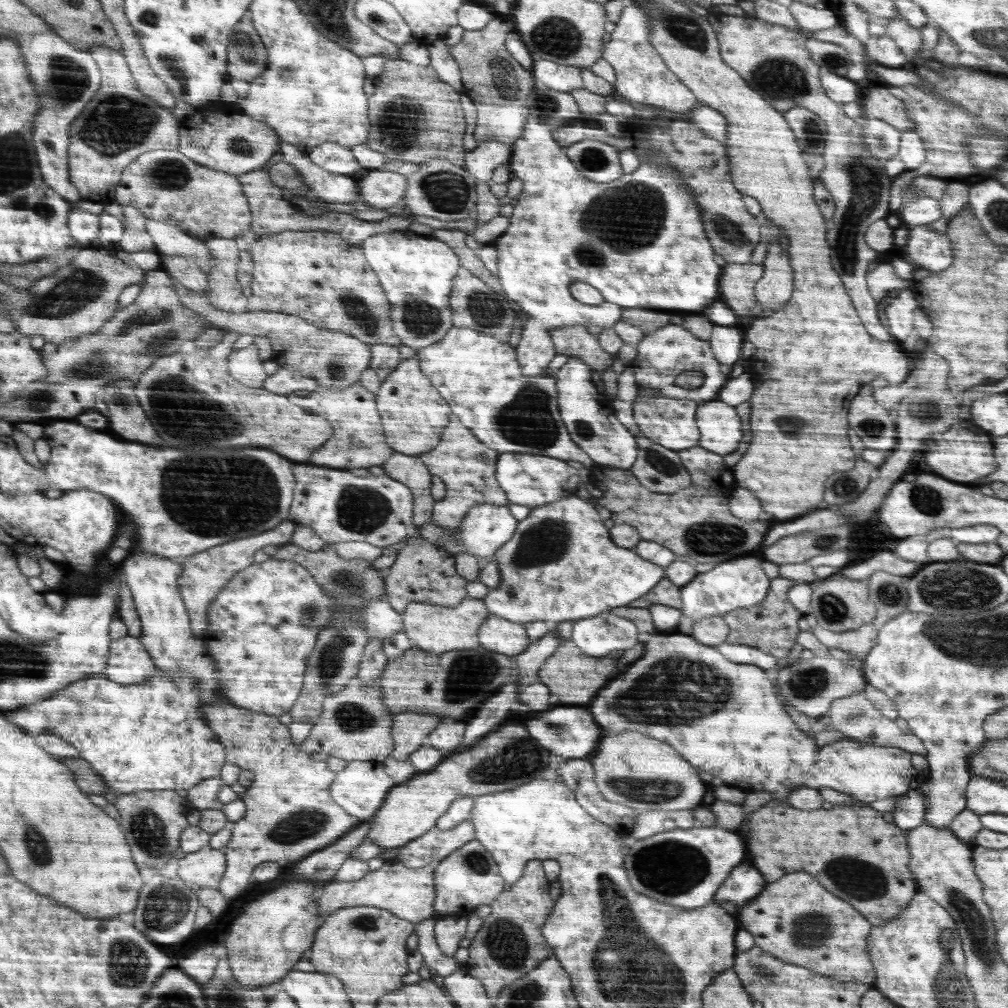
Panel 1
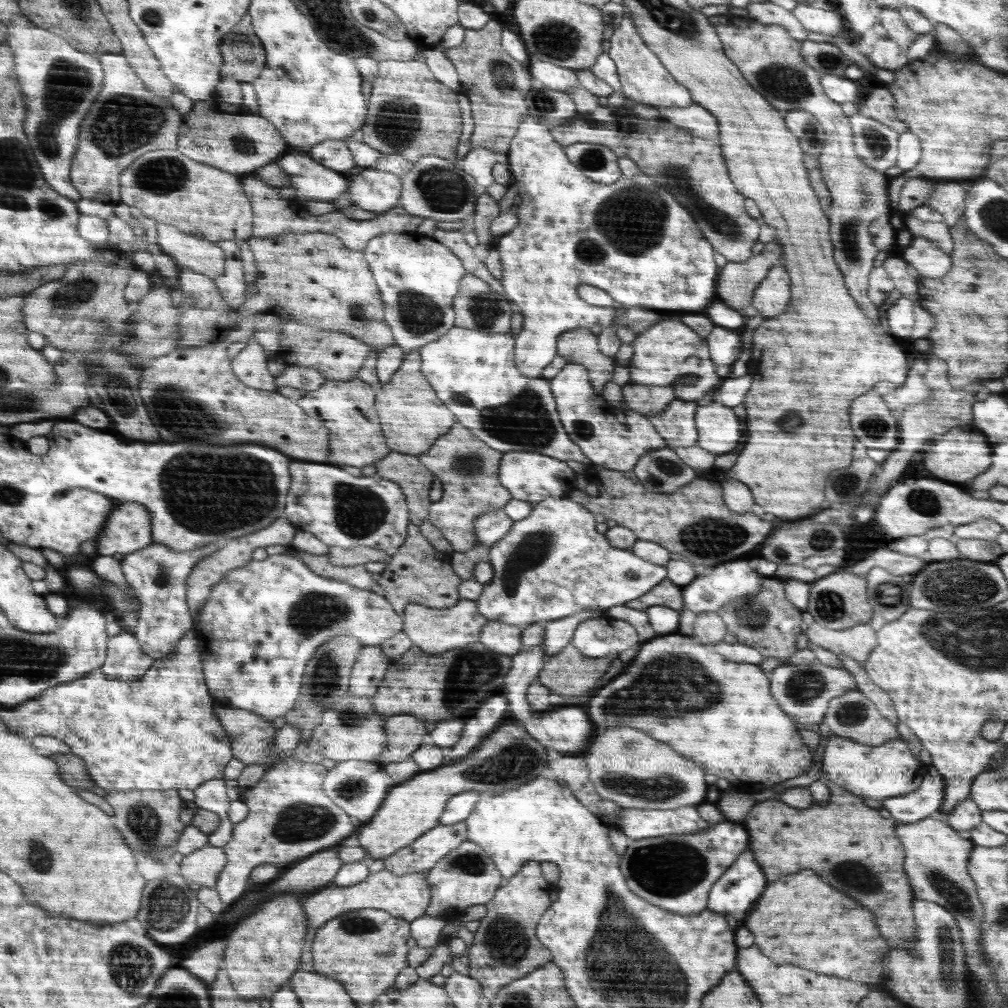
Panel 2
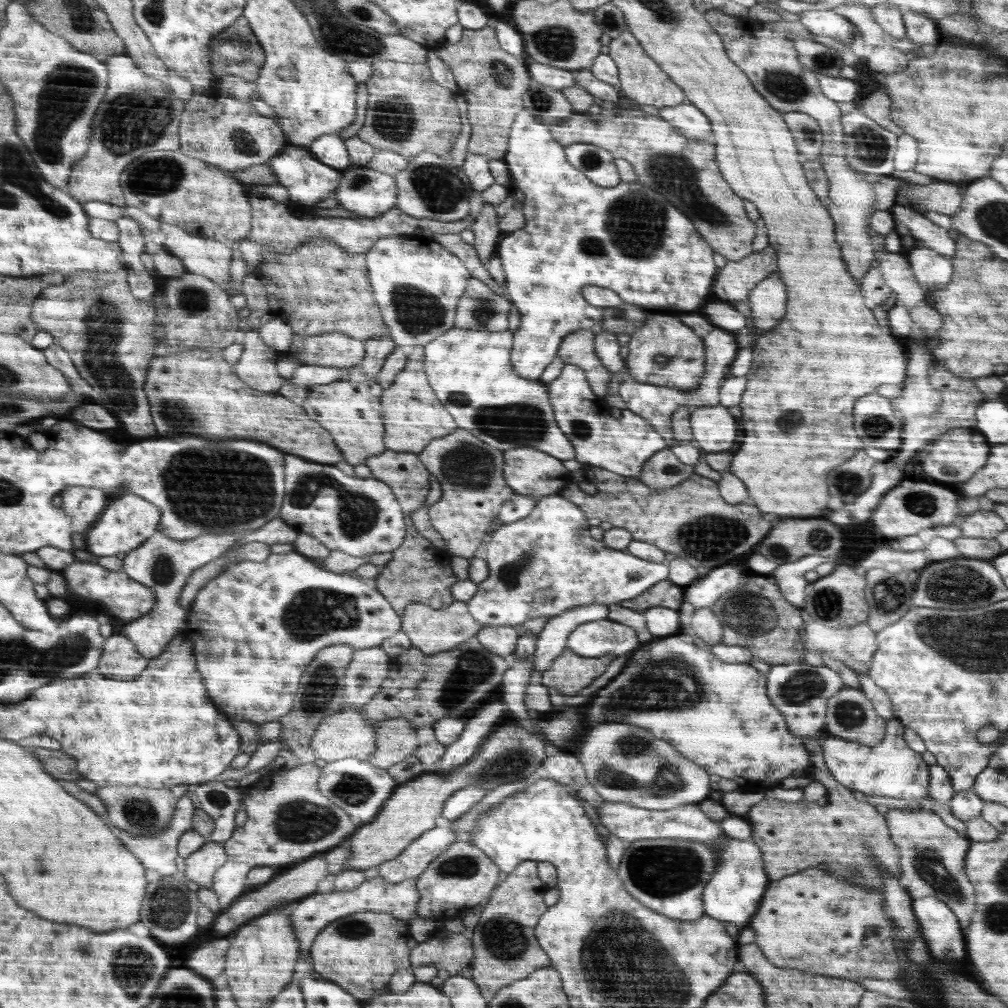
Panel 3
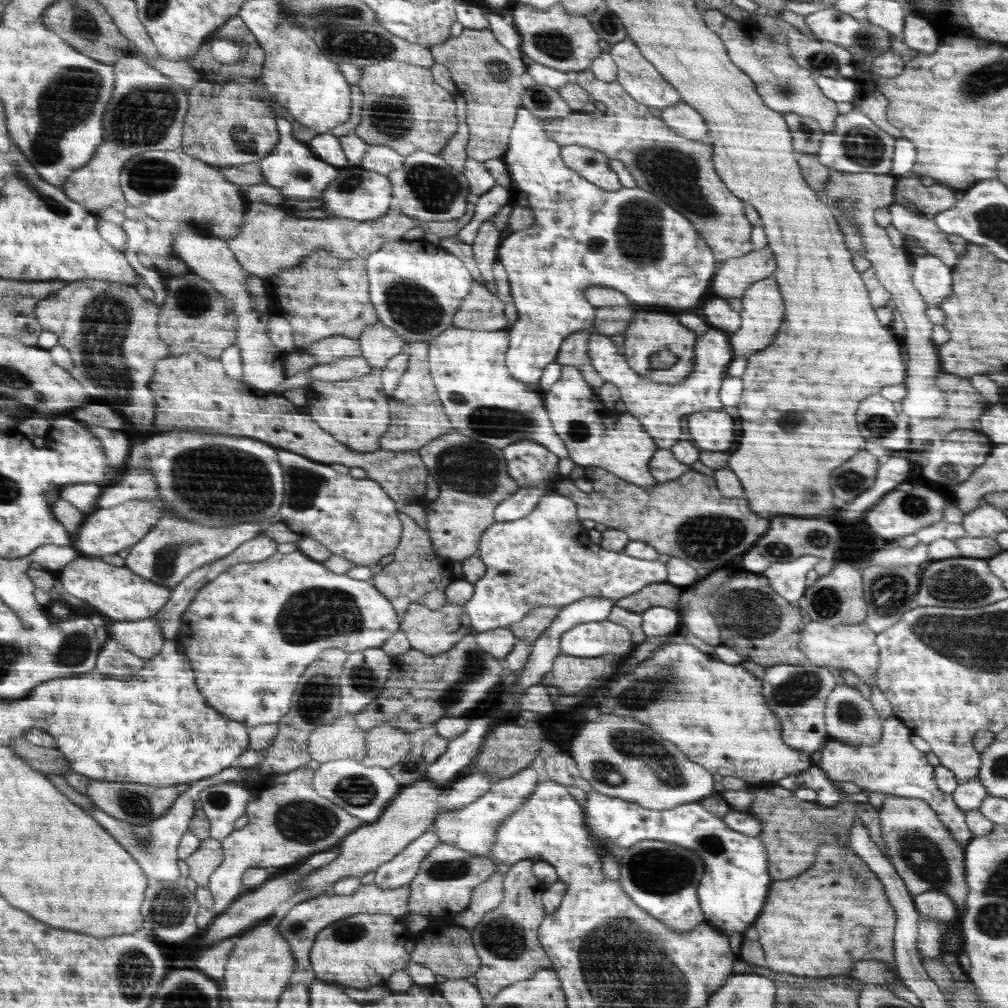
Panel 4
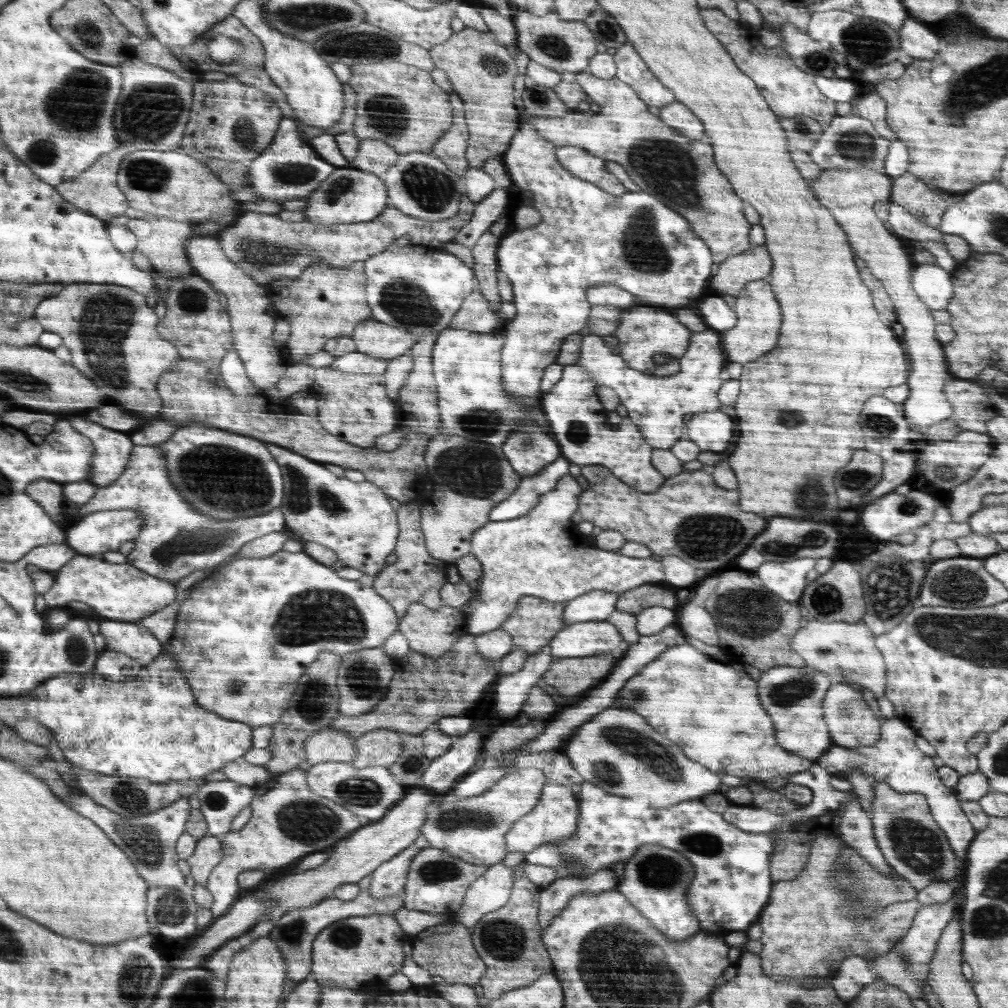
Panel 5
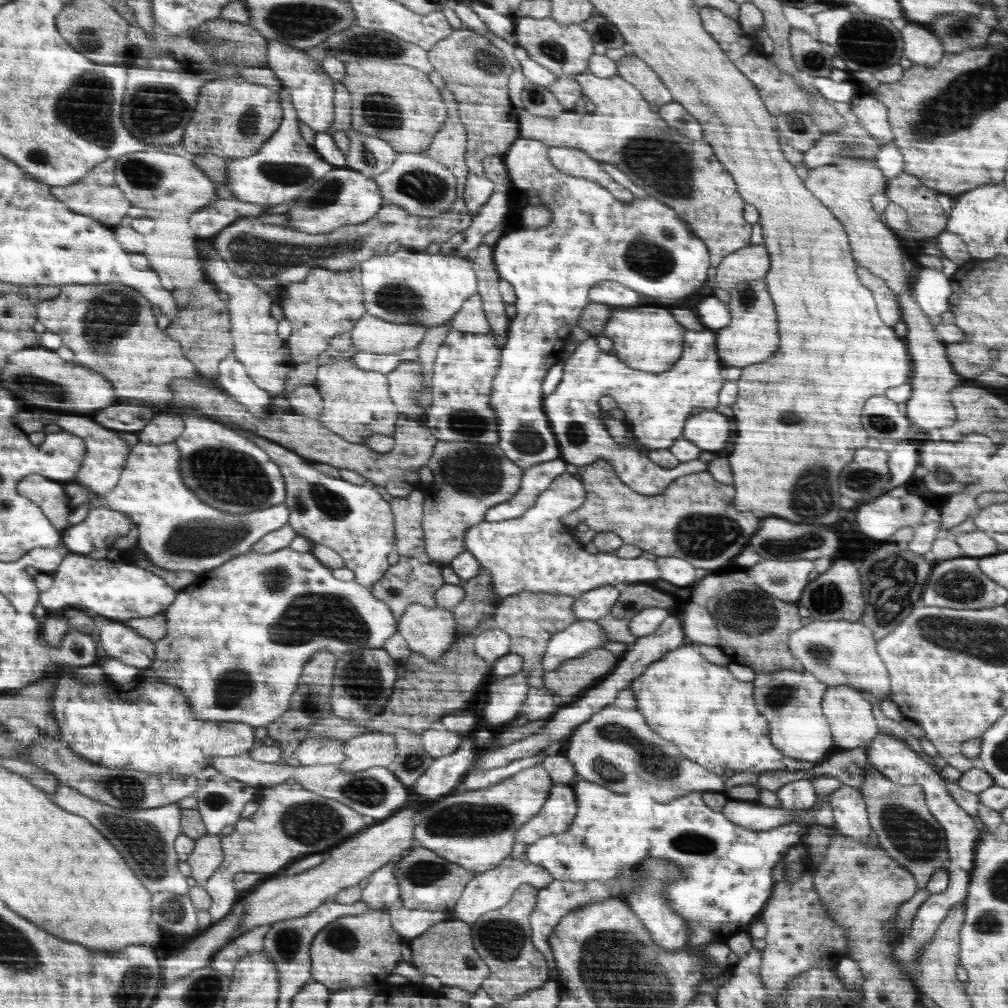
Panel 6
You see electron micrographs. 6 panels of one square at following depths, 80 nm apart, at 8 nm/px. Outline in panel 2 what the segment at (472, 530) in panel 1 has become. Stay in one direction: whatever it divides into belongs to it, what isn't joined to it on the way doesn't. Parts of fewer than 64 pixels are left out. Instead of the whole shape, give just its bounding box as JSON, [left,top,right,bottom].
[474,509,514,548]

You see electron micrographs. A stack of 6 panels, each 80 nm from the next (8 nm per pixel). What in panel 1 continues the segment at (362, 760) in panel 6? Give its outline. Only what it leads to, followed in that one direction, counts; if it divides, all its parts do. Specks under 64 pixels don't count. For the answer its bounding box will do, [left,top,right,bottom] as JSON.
[388,711,442,763]

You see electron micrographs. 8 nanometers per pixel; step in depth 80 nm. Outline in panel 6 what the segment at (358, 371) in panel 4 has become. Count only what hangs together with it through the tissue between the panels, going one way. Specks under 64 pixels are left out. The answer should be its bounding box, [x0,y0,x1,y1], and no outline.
[351,347,417,374]

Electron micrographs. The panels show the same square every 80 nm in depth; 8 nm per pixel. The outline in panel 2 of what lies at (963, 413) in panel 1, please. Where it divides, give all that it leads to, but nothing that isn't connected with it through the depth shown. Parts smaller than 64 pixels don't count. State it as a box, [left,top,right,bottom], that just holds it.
[882,356,990,478]

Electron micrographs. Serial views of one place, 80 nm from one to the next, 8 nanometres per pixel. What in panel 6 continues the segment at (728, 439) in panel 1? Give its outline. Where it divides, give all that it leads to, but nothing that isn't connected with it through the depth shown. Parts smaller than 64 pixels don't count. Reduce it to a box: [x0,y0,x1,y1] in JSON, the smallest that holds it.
[682,409,728,450]

